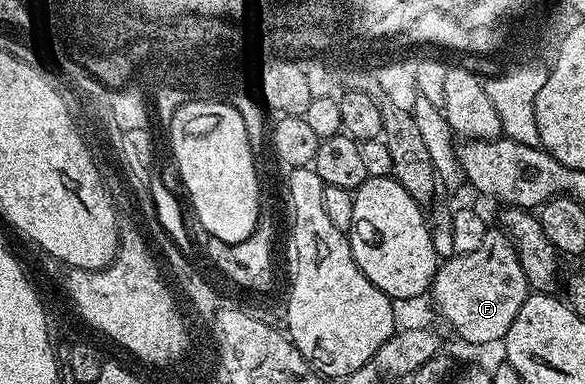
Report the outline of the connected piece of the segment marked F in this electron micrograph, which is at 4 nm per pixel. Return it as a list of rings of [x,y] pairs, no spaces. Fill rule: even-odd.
[[[490,229],[485,235],[483,244],[475,248],[475,252],[453,254],[438,265],[437,274],[433,277],[431,302],[436,313],[445,317],[445,322],[465,342],[473,346],[485,346],[488,342],[500,343],[505,337],[507,328],[511,328],[511,320],[519,316],[519,308],[523,308],[523,300],[531,293],[527,276],[523,276],[523,264],[519,262],[517,248],[508,233],[500,229]]]

